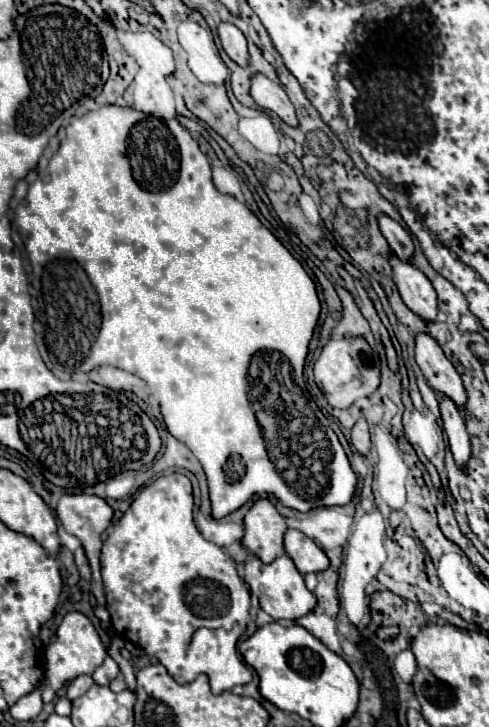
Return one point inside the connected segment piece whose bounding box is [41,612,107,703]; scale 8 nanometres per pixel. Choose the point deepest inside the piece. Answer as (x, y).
(77, 650)

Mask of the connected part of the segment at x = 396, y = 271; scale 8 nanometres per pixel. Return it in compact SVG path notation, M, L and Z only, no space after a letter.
M395 254L389 256L389 266L393 270L393 282L407 308L419 314L423 320L435 320L439 312L437 294L427 276L413 264L397 258Z

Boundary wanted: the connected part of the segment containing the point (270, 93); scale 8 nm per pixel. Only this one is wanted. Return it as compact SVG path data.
M253 74L251 76L251 90L249 90L251 98L255 100L255 104L263 110L271 110L275 112L283 122L297 126L297 116L295 116L295 108L289 100L289 96L285 94L285 90L275 84L273 80L269 80L265 74Z

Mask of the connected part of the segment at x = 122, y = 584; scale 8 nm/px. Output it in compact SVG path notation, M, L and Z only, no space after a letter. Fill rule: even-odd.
M161 476L139 492L103 542L101 576L107 596L107 610L117 634L133 644L137 640L137 646L141 646L149 656L157 658L179 684L185 684L187 680L193 682L199 672L205 672L209 676L211 692L221 694L251 680L251 670L241 662L237 652L237 640L251 619L249 592L235 570L235 562L227 558L219 546L207 542L195 528L193 488L187 476Z

